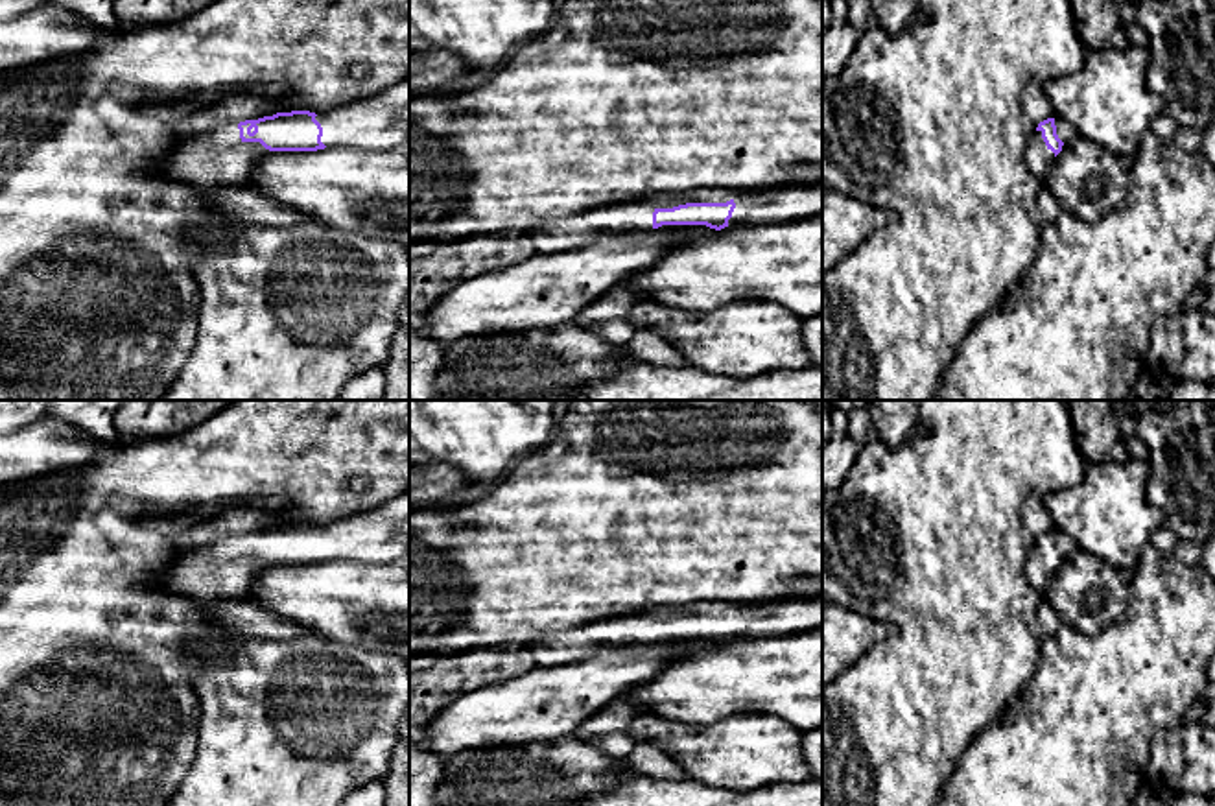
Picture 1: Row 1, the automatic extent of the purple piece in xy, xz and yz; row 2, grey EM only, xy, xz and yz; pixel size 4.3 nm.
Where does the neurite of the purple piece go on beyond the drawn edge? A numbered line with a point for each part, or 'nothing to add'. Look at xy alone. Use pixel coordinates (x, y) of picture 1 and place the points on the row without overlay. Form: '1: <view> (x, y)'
1: xy (382, 535)
2: xy (216, 570)

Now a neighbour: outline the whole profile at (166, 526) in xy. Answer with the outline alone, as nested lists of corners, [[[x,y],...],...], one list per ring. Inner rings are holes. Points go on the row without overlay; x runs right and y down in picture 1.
[[[219,505],[205,507],[205,509],[192,511],[184,516],[175,516],[175,518],[160,516],[155,522],[151,522],[149,526],[155,527],[162,535],[181,535],[194,522],[212,516],[218,511],[218,507]]]

